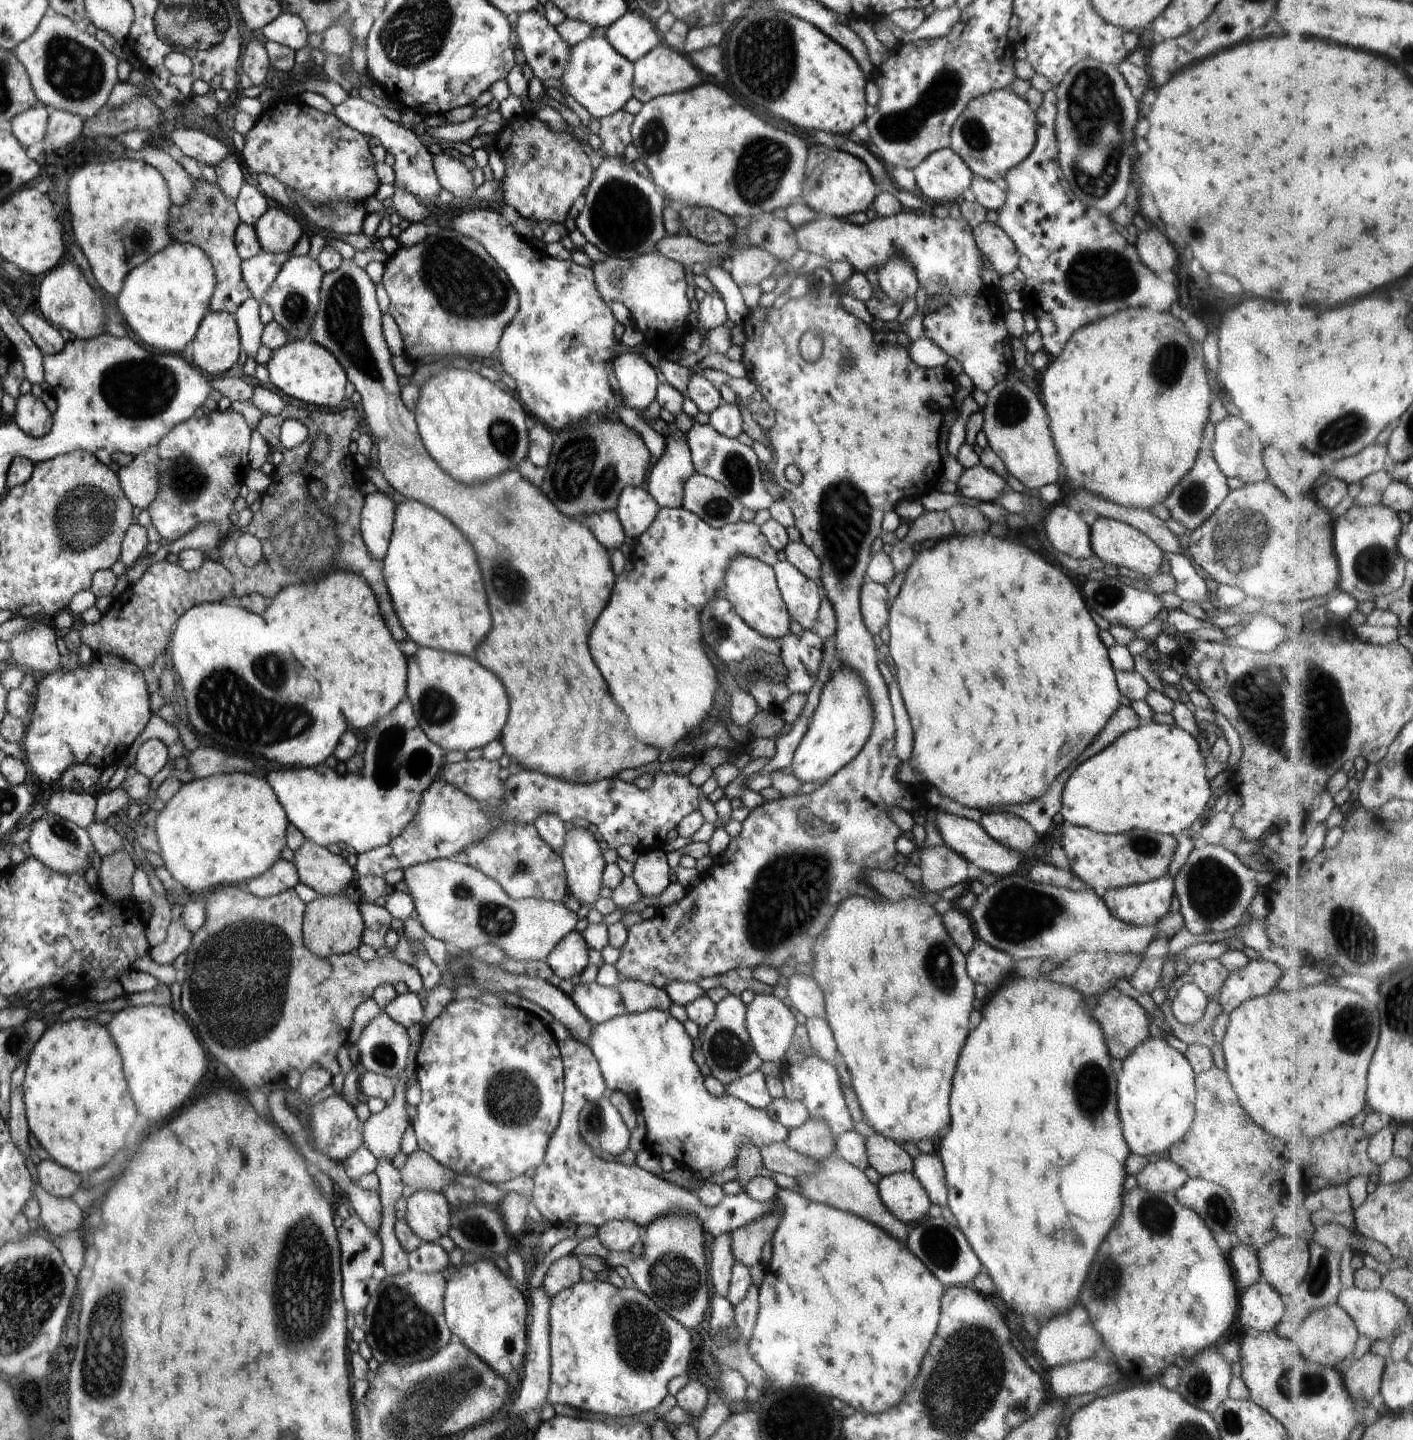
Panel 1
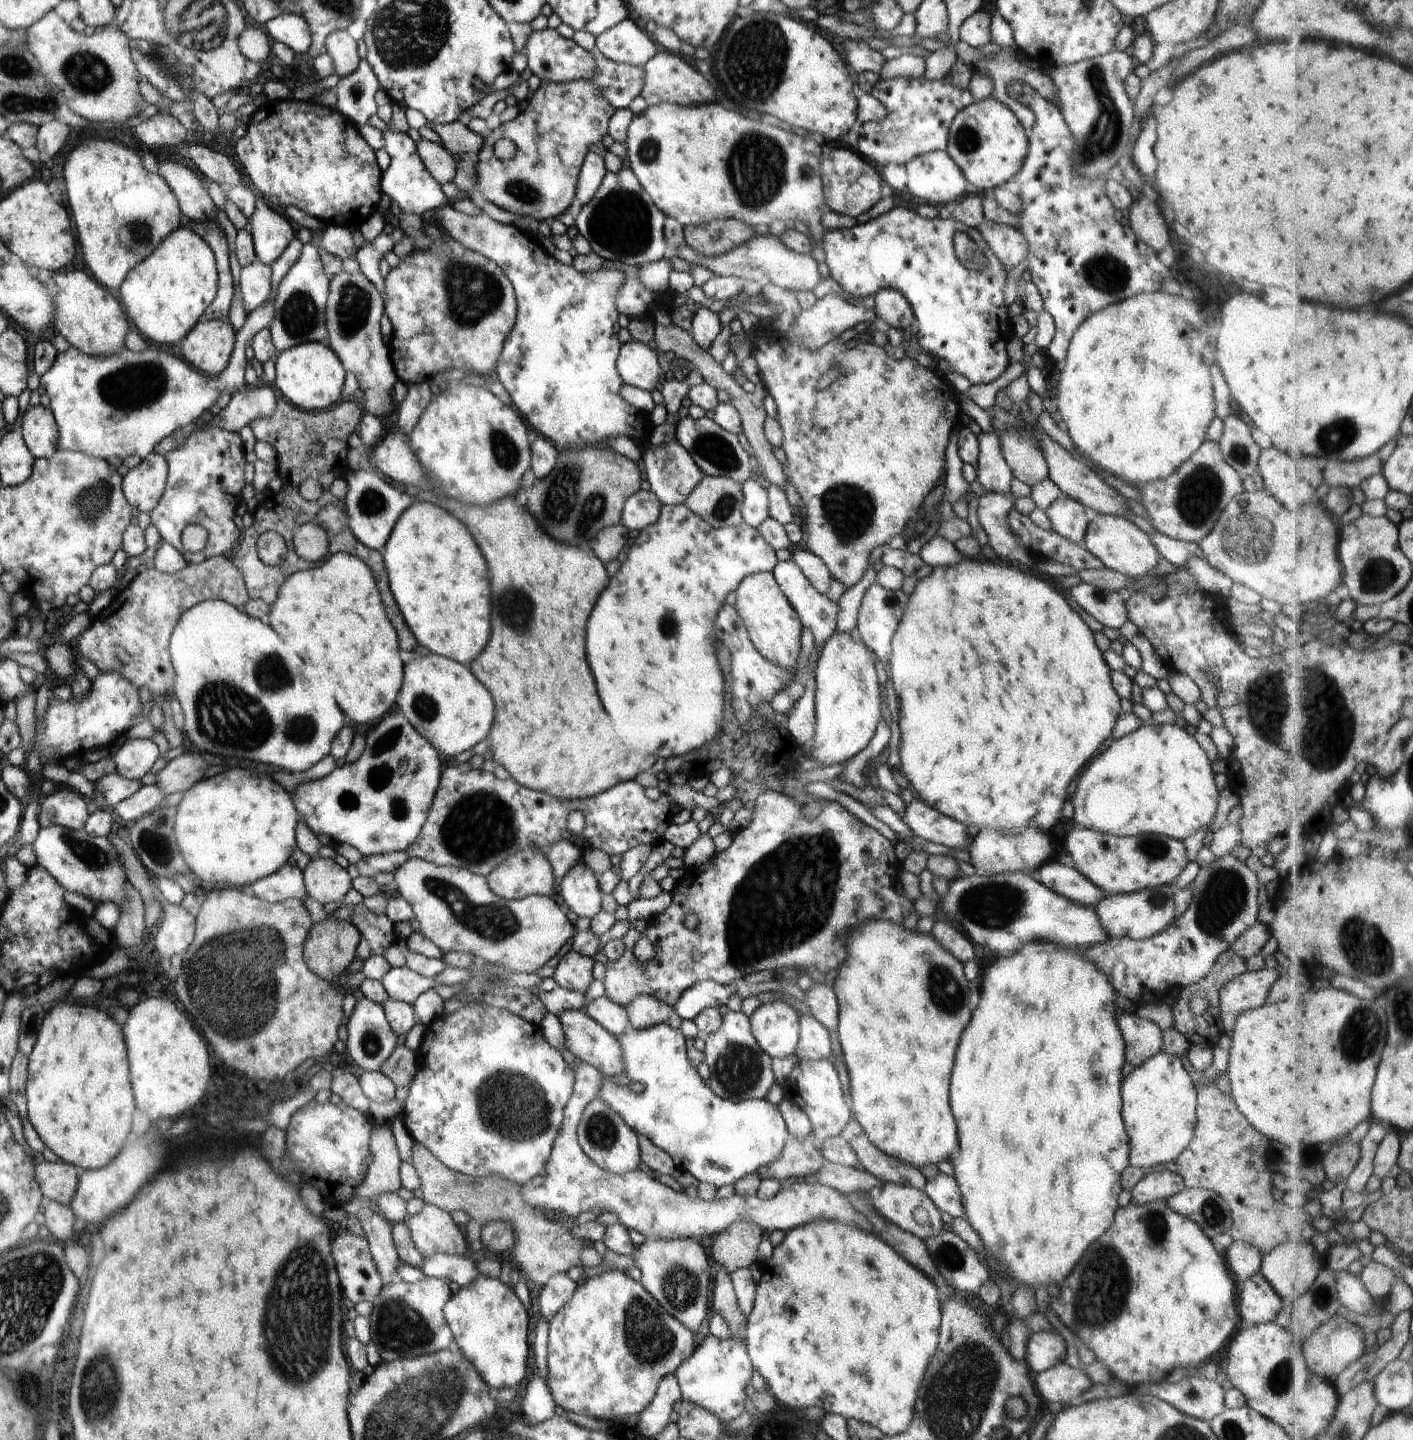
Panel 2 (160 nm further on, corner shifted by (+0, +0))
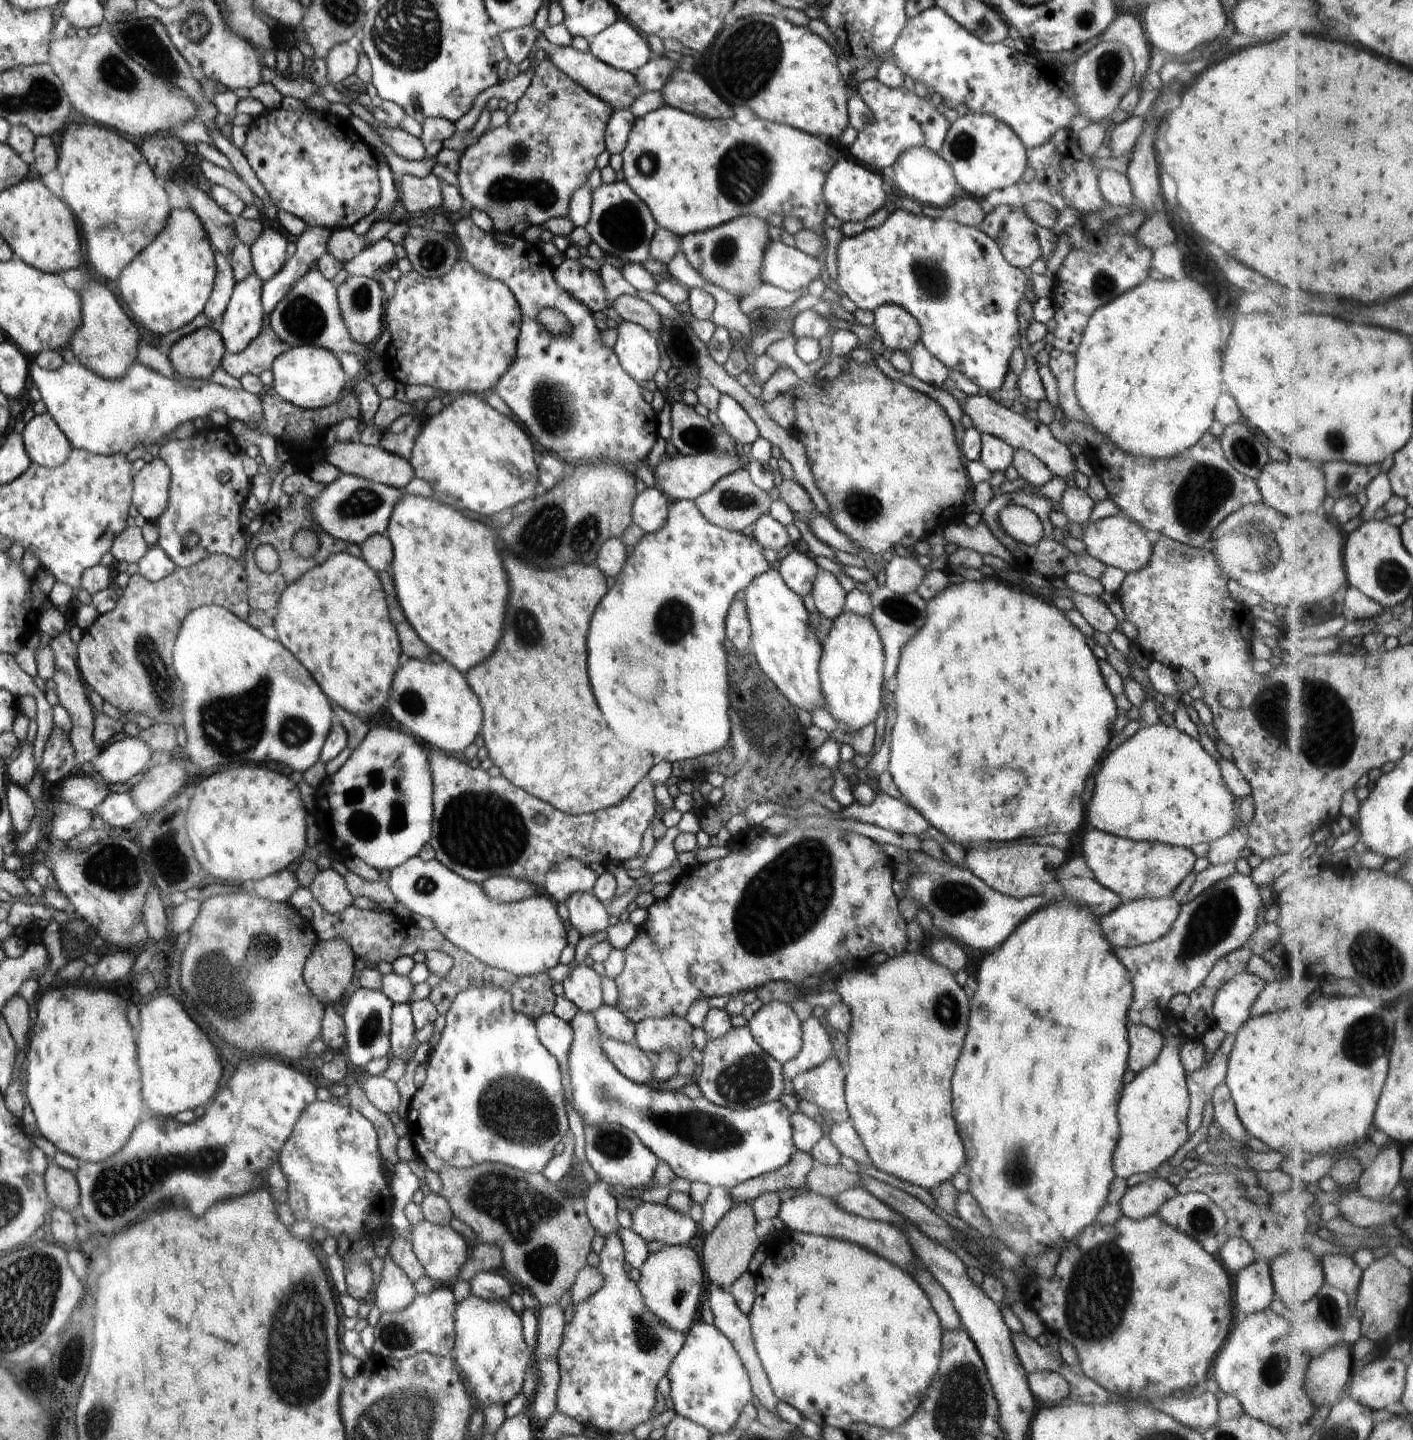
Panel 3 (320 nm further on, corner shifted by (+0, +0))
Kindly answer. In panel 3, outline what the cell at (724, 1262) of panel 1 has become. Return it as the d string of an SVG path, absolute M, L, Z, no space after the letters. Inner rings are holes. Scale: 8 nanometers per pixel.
M710 1282L708 1286L708 1296L712 1316L714 1316L713 1325L728 1338L732 1343L734 1350L738 1353L738 1356L748 1373L753 1395L760 1400L767 1411L778 1417L779 1414L776 1411L776 1404L779 1403L779 1400L776 1398L766 1371L763 1369L762 1363L758 1358L751 1333L749 1318L738 1308L736 1301L731 1297L731 1294L727 1290L725 1291L723 1288L716 1286L712 1282Z

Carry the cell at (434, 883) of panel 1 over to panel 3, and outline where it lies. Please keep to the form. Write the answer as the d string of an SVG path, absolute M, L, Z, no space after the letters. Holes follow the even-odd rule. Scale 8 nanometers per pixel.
M412 857L391 870L388 885L398 903L402 903L412 913L421 914L436 923L440 931L452 944L465 950L488 966L513 972L515 975L535 975L547 972L558 966L559 958L567 942L567 931L556 913L552 898L540 892L529 899L517 903L497 903L491 901L479 884L474 884L436 859L424 861L421 857Z

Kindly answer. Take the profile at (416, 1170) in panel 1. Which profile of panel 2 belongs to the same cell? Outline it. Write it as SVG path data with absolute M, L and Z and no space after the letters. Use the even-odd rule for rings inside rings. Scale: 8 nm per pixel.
M415 1143L413 1146L412 1164L420 1177L420 1189L426 1203L433 1204L449 1213L454 1210L466 1212L482 1227L494 1221L509 1223L515 1234L513 1257L509 1260L525 1276L529 1284L543 1287L555 1274L567 1273L574 1266L582 1266L580 1251L584 1247L593 1246L593 1241L574 1236L568 1224L547 1219L540 1210L523 1198L520 1190L525 1184L511 1181L500 1173L472 1177L456 1172L442 1164L420 1143Z

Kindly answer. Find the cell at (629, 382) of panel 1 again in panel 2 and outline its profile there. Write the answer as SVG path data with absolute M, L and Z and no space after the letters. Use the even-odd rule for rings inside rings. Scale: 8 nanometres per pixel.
M632 339L630 342L621 344L617 369L623 384L652 392L658 384L658 376L664 366L654 349L641 341Z

